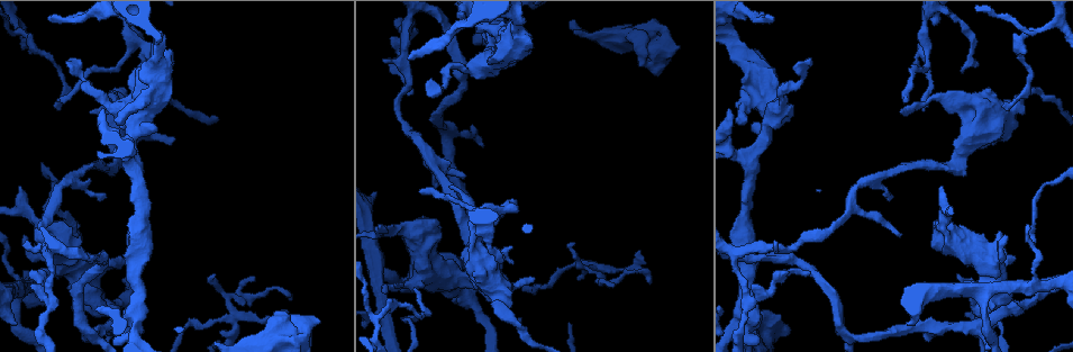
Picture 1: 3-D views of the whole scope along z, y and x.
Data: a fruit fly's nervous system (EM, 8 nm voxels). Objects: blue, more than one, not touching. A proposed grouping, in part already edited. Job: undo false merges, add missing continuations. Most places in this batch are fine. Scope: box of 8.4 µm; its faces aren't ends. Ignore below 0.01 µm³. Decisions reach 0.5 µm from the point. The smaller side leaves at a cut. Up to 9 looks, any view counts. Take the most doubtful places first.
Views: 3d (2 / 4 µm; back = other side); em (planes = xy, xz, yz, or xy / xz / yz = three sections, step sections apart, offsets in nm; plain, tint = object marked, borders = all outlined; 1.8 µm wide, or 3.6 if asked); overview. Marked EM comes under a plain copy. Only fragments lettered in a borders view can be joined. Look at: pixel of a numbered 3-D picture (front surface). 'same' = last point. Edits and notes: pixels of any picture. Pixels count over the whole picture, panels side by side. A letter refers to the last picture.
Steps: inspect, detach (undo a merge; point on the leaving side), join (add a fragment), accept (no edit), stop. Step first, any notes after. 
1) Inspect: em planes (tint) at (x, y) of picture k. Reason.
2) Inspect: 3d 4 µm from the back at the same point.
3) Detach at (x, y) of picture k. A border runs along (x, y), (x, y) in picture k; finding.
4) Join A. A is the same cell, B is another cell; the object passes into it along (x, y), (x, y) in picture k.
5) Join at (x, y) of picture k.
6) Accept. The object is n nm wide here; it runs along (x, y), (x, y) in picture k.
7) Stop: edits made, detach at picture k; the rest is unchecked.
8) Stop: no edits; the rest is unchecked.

Inspect: em planes (borders) at (231, 316) of picture 1. Thin neck.

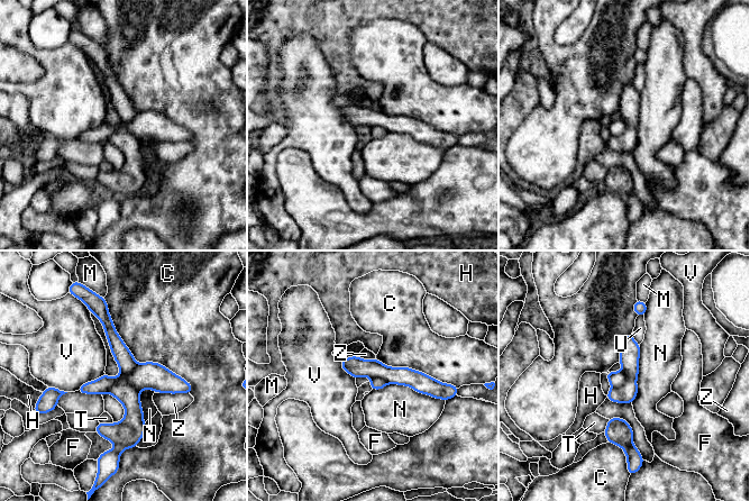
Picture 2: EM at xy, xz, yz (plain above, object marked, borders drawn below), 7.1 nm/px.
Detach at (129, 397) of picture 2. C, F, H, M, N, T, U, V and Z are other cells; a border runs along (107, 391), (119, 382), (138, 391) in picture 2; a second neuron is stuck on.

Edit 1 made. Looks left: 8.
Inspect: overview. Redraw.

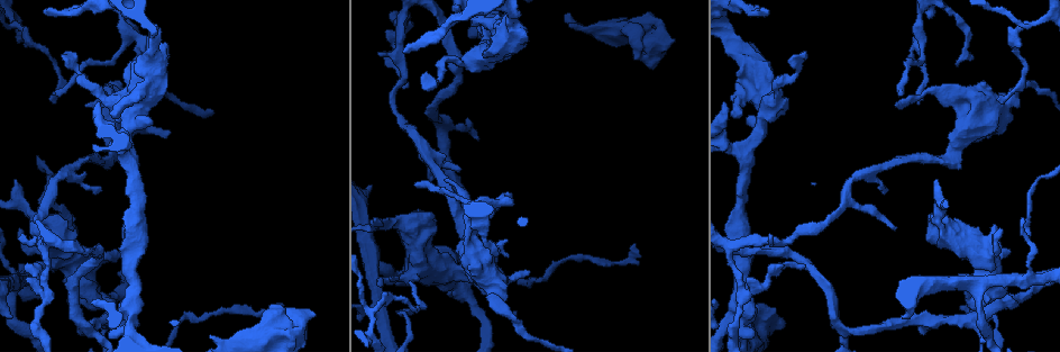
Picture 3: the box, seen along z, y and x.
Inspect: 3d 4 µm at (11, 316) of picture 3.

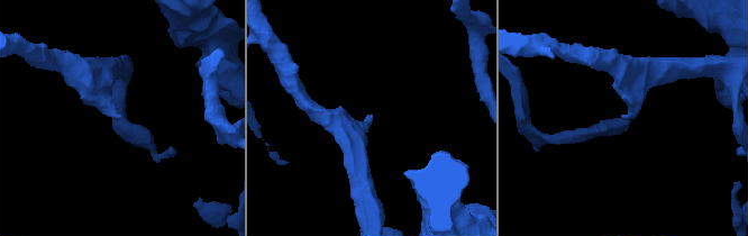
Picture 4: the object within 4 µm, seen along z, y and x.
Inspect: em xz step 4 (borders) at (119, 119) of picture 4.

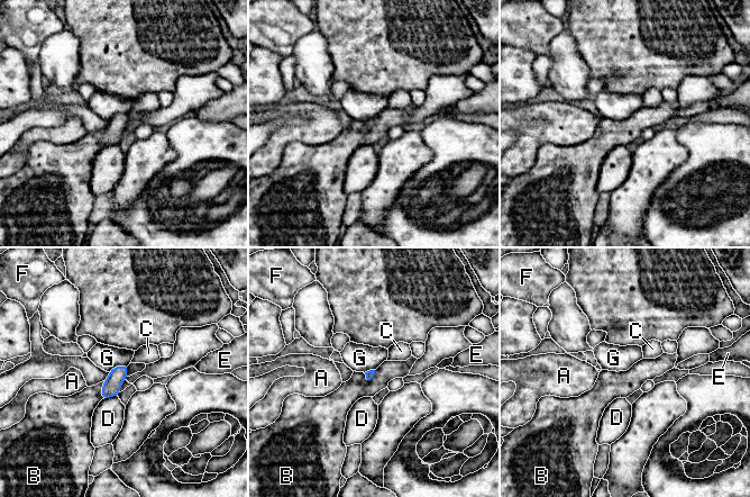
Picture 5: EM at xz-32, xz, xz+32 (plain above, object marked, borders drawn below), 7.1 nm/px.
Inspect: em xy step 4 (borders) at the same point.

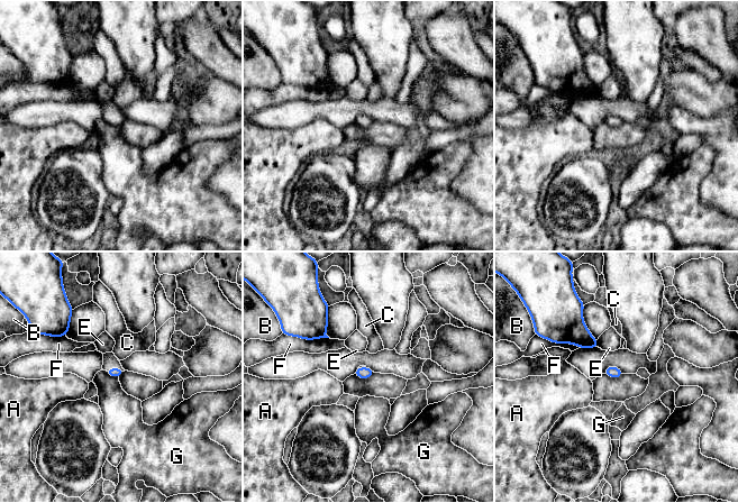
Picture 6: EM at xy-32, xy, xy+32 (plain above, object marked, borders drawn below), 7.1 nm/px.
Accept. A, B, C, E, F and G are other cells; none of them fits.

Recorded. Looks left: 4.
Inspect: 3d 2 µm from the back at (131, 317) of picture 3. Branch point.

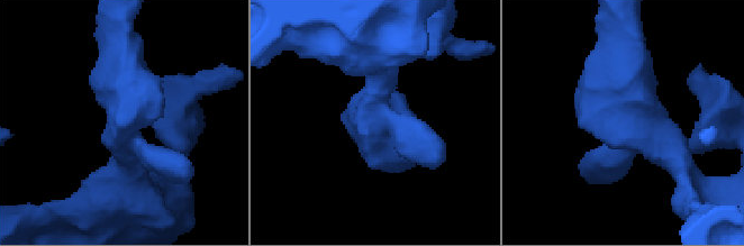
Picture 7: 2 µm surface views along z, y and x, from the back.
Inspect: em xz step 8 (tint) at (631, 125) of picture 7.

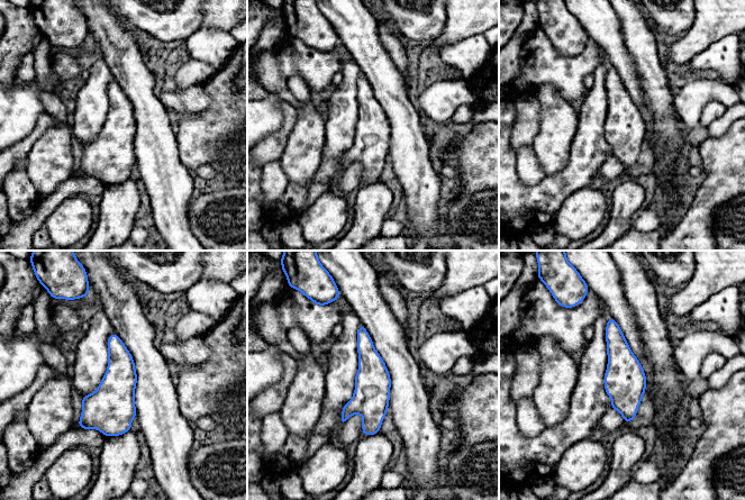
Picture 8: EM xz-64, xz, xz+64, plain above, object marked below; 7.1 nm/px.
Inspect: em xy step 16 (borders) at the same point.

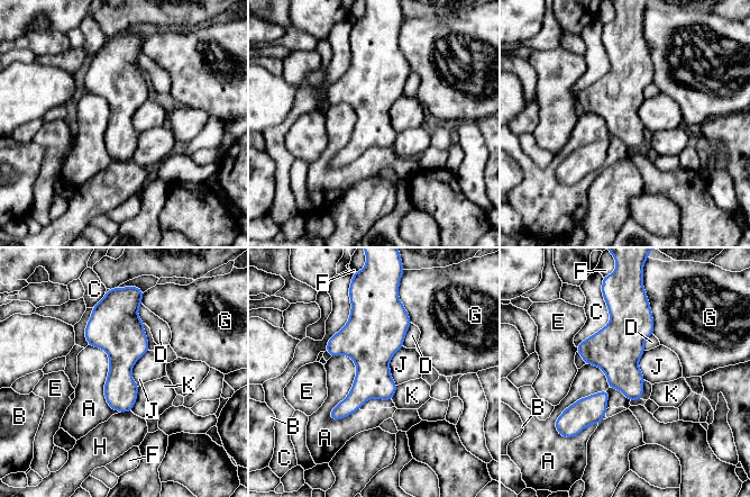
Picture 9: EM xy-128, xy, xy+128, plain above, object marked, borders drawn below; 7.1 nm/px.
Accept. A, B, C, D, E, F, G, H, J and K are other cells; a border runs along (403, 346), (390, 361), (395, 385) in picture 9; all the same neuron.

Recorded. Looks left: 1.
Stop: edits made, detach at picture 2; the rest is unchecked.

